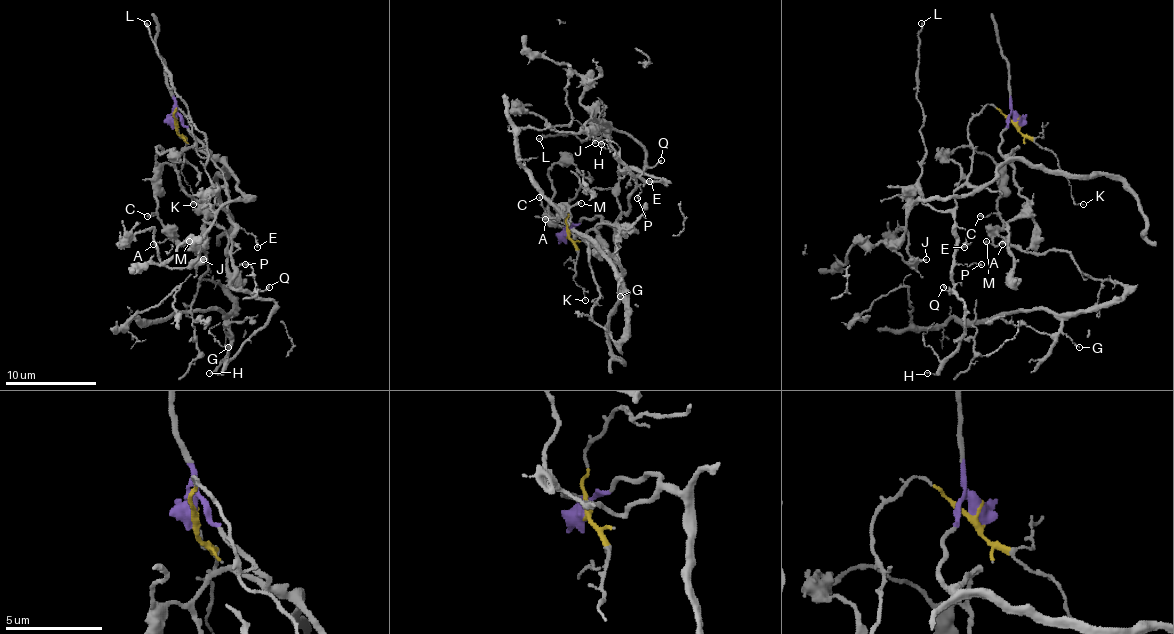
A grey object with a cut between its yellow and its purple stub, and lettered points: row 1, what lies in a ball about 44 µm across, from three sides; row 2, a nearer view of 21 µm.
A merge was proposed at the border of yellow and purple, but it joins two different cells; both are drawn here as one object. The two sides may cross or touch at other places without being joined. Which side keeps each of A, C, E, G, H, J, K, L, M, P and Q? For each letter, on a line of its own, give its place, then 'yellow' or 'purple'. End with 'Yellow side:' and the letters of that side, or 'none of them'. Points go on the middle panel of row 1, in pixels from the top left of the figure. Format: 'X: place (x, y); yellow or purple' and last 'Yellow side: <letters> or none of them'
A: place (545, 219); purple
C: place (539, 197); purple
E: place (649, 181); yellow
G: place (620, 296); purple
H: place (601, 144); yellow
J: place (595, 143); purple
K: place (585, 300); yellow
L: place (539, 138); yellow
M: place (581, 203); purple
P: place (637, 198); yellow
Q: place (661, 160); yellow
Yellow side: E, H, K, L, P, Q

